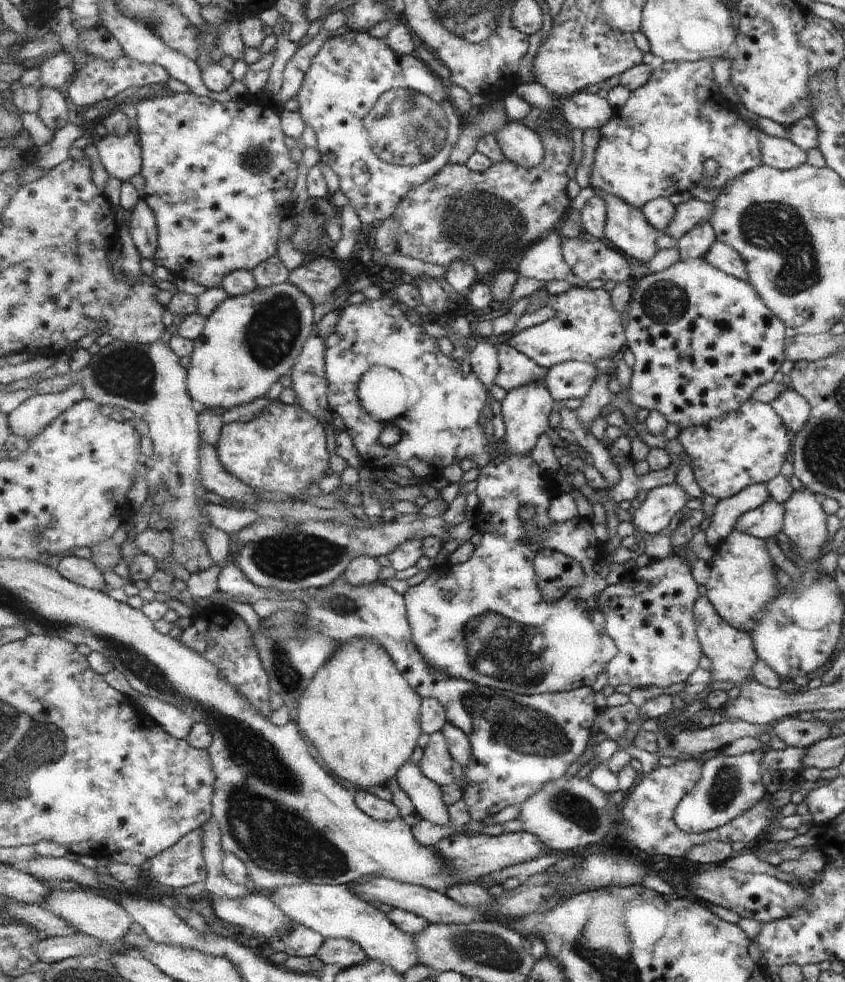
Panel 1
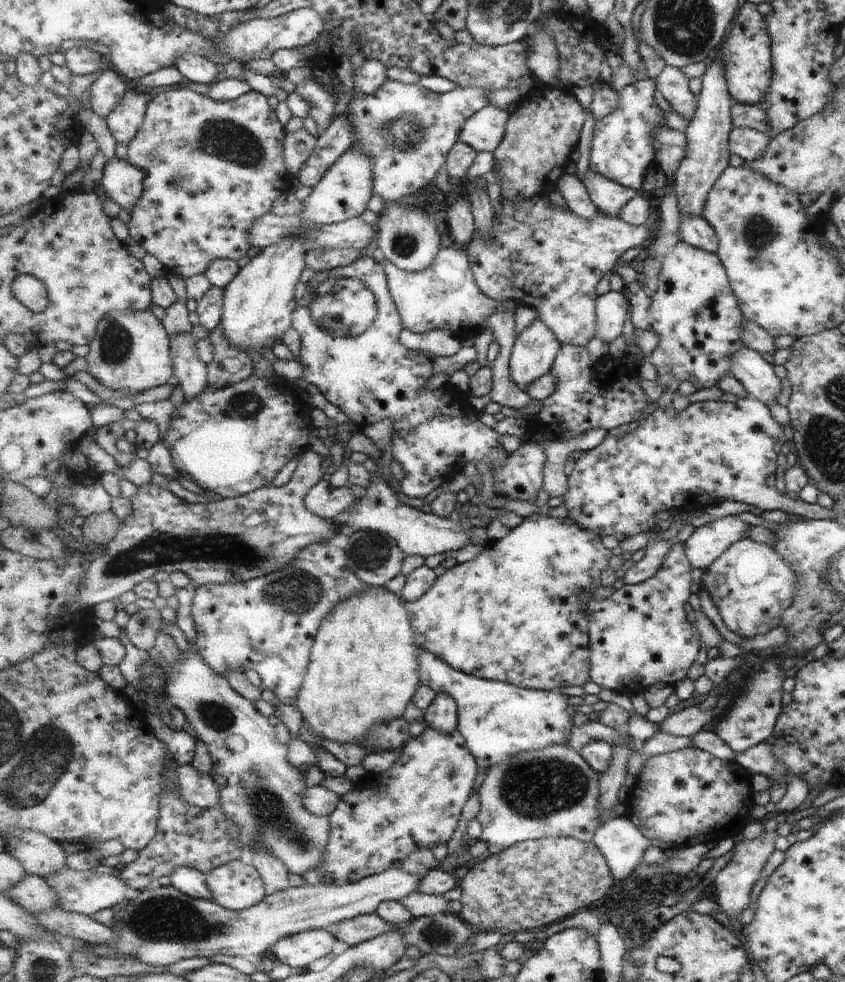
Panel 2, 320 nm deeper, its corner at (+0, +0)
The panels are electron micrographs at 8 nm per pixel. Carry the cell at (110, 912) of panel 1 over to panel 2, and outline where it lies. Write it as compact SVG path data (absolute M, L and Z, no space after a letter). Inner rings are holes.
M29 875L3 894L34 915L58 906L58 896L54 888L46 878L35 875Z

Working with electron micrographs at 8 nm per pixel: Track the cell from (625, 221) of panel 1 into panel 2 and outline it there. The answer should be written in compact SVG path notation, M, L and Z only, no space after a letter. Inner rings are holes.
M587 171L582 182L600 212L607 216L619 217L621 210L638 196L635 190L595 172Z

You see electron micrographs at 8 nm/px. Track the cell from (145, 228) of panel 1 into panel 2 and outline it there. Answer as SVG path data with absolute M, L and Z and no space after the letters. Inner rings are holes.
M114 158L105 168L102 184L112 203L132 213L135 204L143 196L144 174L127 160Z

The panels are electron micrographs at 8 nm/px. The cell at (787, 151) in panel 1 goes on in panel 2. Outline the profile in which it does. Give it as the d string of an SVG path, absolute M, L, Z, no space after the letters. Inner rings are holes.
M735 127L729 138L732 154L741 156L747 162L763 158L763 152L767 152L767 146L771 142L769 134L750 128Z

